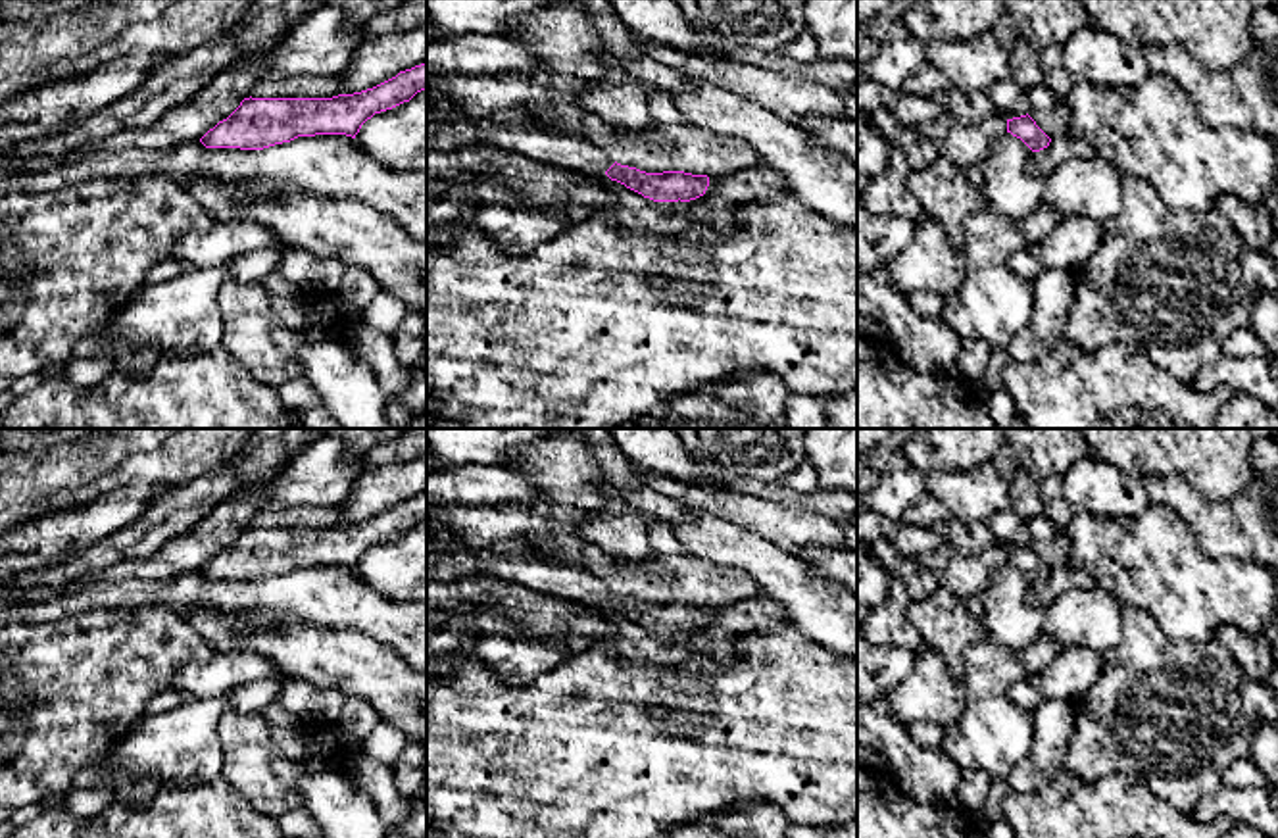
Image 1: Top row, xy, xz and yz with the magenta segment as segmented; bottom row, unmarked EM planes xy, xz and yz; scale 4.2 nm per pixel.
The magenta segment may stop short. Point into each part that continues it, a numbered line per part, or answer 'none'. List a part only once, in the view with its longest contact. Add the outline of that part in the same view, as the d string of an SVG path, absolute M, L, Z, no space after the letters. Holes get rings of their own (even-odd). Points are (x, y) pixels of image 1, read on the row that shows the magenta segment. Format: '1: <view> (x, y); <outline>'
1: xz (573, 152); M477 119L477 131L479 140L473 146L523 154L567 171L596 177L615 163L609 152L594 146L580 135L550 133L540 127L509 125L494 119Z

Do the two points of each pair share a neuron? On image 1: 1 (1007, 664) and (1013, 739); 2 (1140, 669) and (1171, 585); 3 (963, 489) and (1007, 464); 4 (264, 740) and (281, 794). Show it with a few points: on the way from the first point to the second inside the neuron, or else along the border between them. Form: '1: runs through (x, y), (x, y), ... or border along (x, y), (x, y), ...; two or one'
1: runs through (998, 683), (998, 719); one
2: border along (1123, 604), (1144, 610), (1173, 640), (1200, 640); two
3: runs through (975, 489), (981, 489), (996, 473); one
4: runs through (264, 754), (264, 777), (268, 781); one

